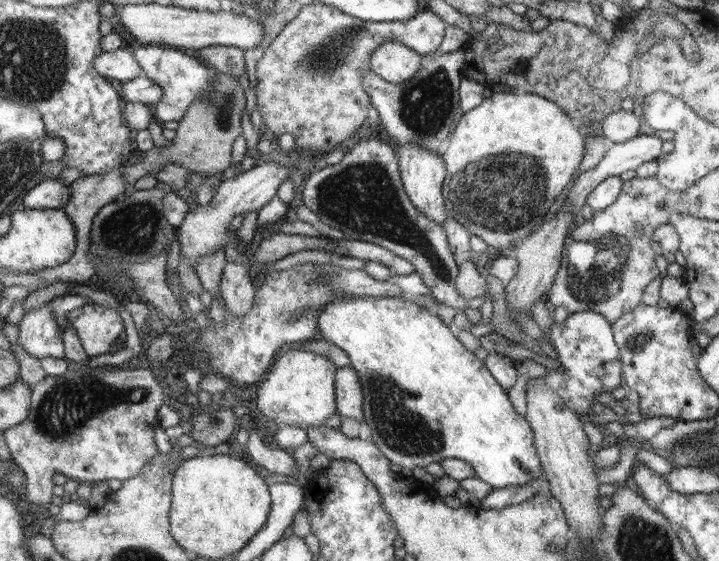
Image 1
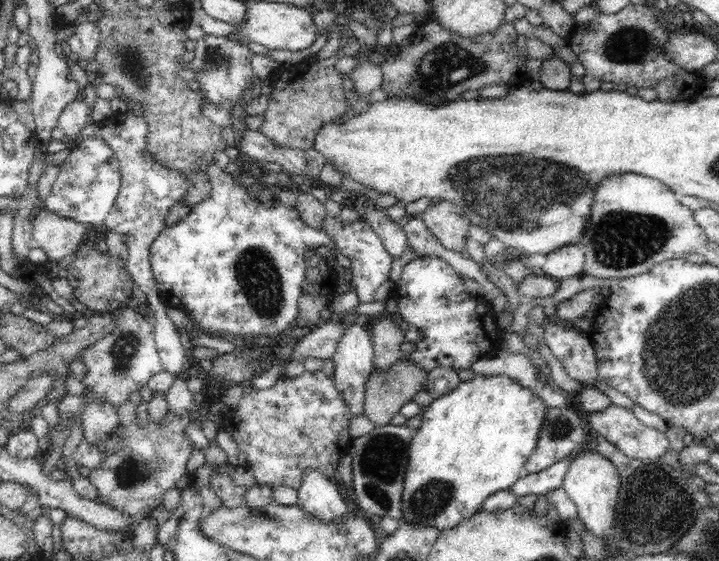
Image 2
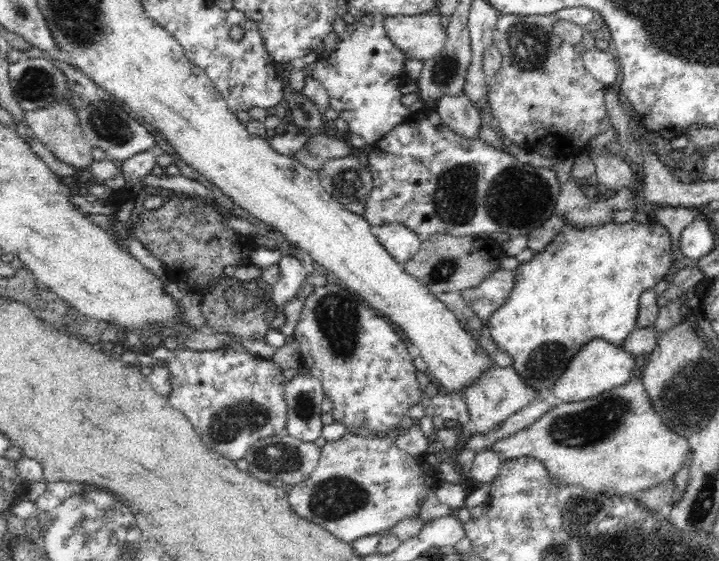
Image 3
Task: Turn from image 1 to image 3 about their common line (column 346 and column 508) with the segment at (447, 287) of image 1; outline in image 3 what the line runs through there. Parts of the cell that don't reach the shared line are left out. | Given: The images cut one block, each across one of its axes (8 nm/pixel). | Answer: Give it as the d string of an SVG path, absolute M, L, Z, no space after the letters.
M425 106L415 112L411 112L403 123L389 130L378 142L375 142L367 155L369 156L367 168L371 170L372 178L374 178L374 186L366 202L364 202L363 217L367 219L374 229L382 226L384 223L402 222L404 226L407 226L412 232L415 232L423 238L430 236L430 234L488 236L491 232L504 232L504 234L508 234L509 238L516 238L516 236L520 236L520 234L522 236L530 234L534 228L538 228L538 226L546 222L548 218L556 214L555 204L559 195L559 190L561 189L559 175L556 174L556 170L536 167L535 165L530 166L529 164L523 163L521 160L518 160L518 158L508 153L508 150L505 148L494 148L488 145L482 138L470 141L460 136L441 121L435 108Z

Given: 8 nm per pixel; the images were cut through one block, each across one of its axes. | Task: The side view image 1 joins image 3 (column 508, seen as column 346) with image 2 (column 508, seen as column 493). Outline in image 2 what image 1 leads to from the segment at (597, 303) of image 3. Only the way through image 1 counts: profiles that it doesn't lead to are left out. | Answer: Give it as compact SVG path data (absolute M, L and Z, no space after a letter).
M476 374L472 380L462 380L450 394L423 406L422 424L410 445L402 494L403 516L398 522L422 523L444 530L475 515L488 496L508 489L520 478L525 462L539 444L548 408L536 391L500 374Z

